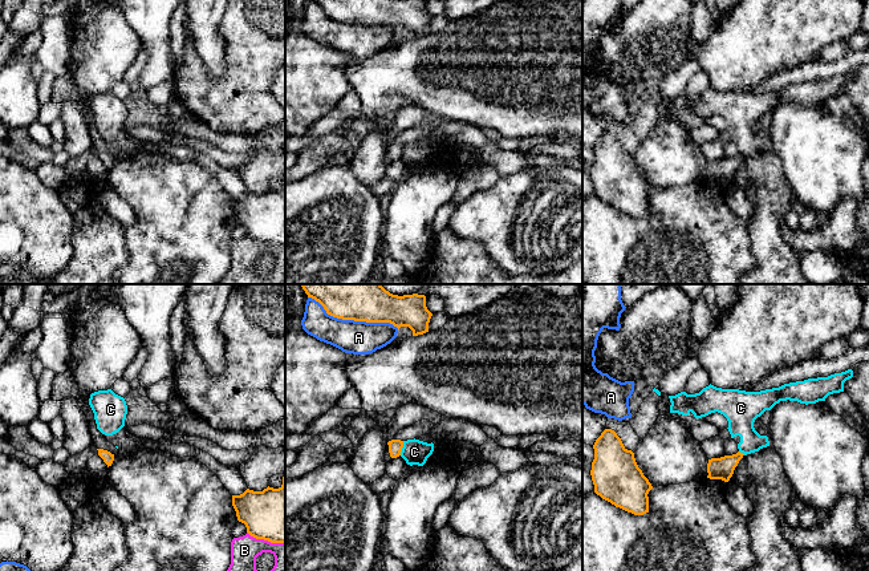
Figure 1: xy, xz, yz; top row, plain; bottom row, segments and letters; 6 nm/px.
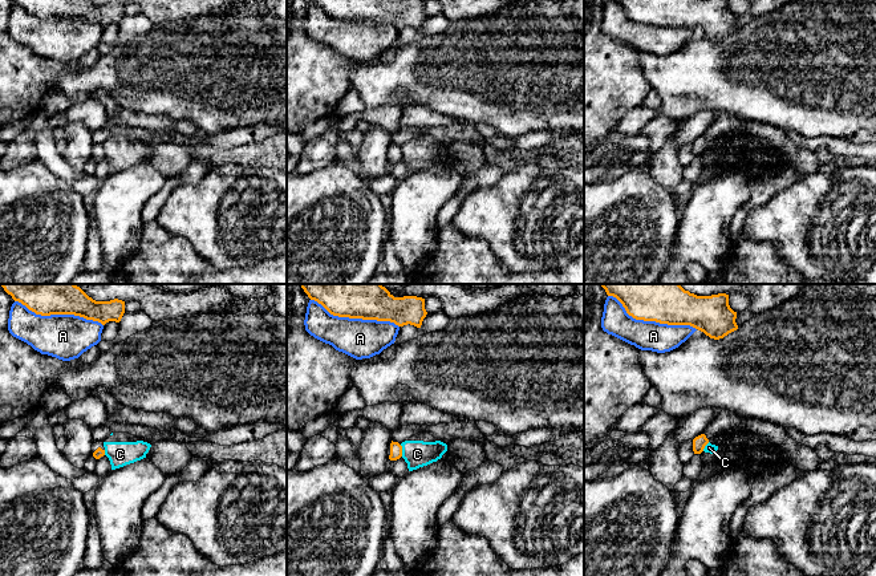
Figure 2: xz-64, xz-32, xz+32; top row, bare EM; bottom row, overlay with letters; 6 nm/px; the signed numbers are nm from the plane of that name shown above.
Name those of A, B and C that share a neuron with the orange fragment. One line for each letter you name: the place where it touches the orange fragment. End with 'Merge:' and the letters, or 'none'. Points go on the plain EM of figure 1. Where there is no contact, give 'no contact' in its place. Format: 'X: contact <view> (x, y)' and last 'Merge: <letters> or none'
Merge: none

